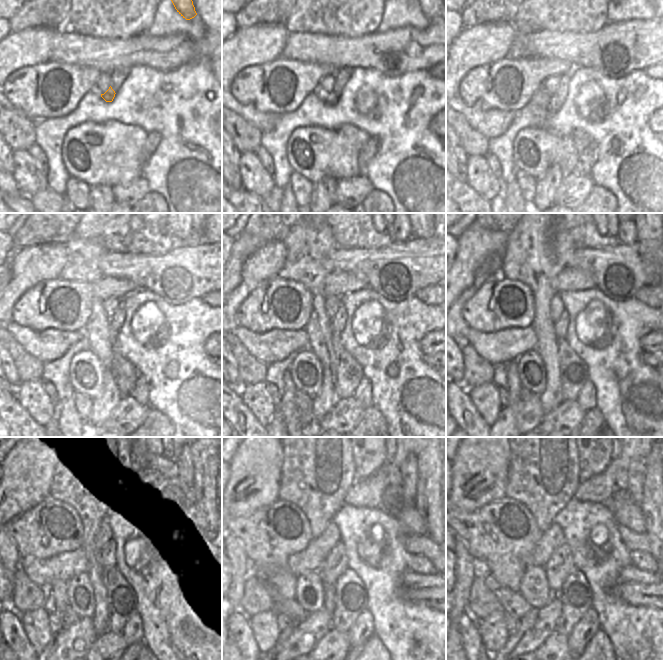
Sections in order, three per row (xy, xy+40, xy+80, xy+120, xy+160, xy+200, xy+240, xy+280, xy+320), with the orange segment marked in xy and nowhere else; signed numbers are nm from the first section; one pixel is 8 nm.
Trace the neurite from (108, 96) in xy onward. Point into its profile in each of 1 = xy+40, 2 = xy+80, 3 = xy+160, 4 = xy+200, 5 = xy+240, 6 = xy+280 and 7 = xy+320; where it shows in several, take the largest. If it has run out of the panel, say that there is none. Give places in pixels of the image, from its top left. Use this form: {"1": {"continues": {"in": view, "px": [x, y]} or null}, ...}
{"1": {"continues": {"in": "xy+40", "px": [331, 99]}}, "2": {"continues": {"in": "xy+80", "px": [555, 103]}}, "3": {"continues": {"in": "xy+160", "px": [349, 372]}}, "4": {"continues": {"in": "xy+200", "px": [573, 371]}}, "5": {"continues": {"in": "xy+240", "px": [124, 599]}}, "6": {"continues": {"in": "xy+280", "px": [349, 591]}}, "7": {"continues": {"in": "xy+320", "px": [575, 594]}}}

